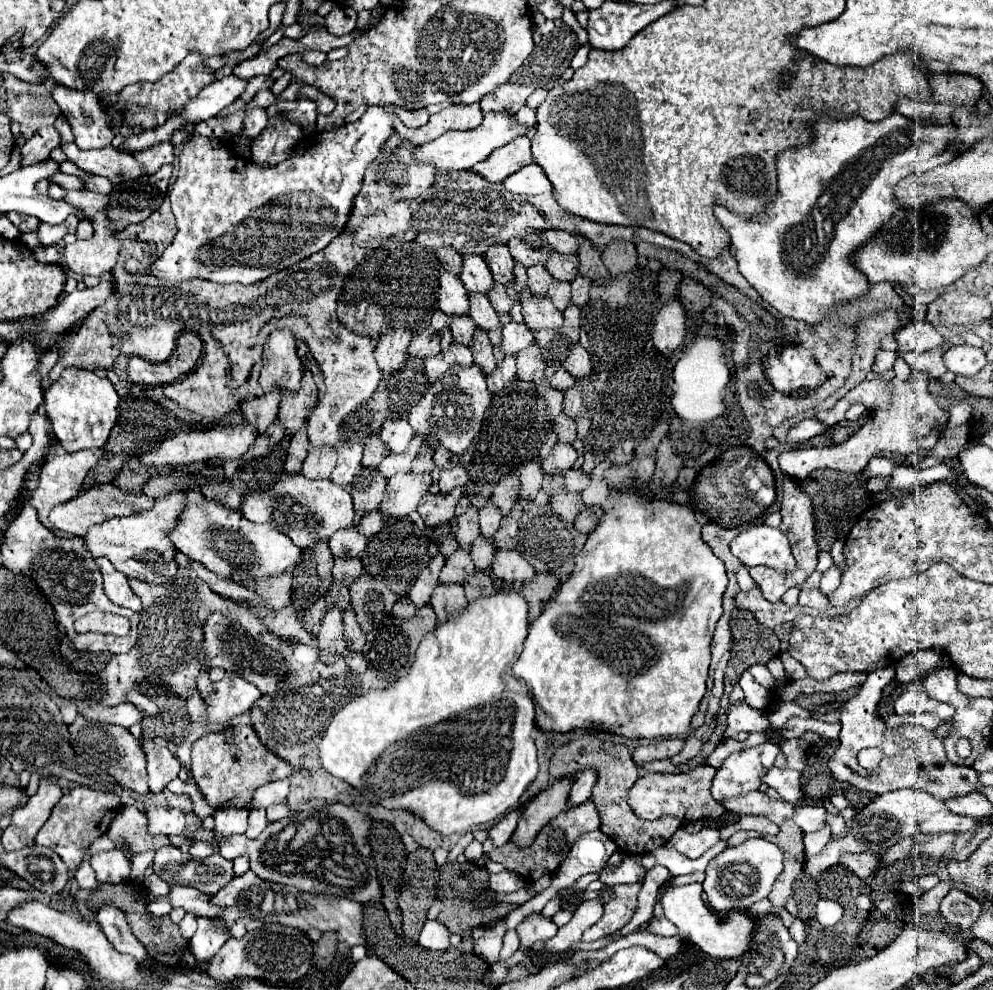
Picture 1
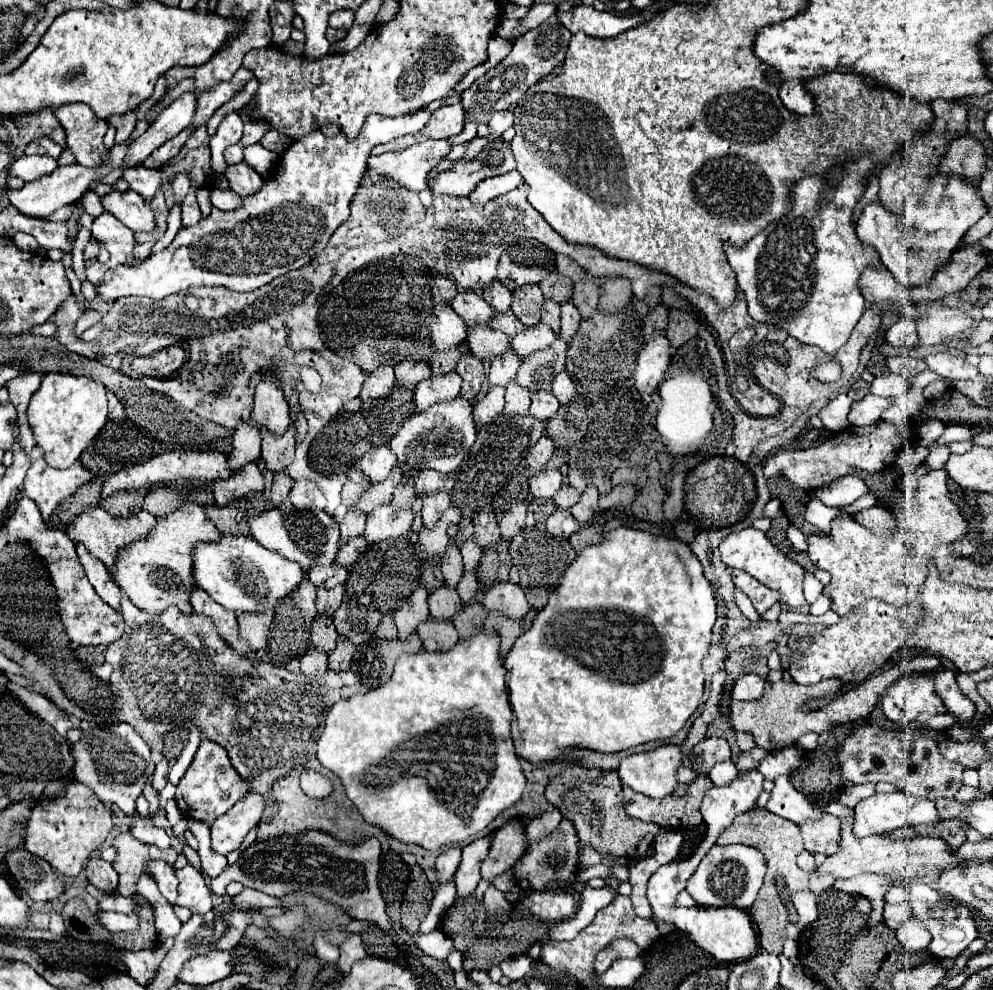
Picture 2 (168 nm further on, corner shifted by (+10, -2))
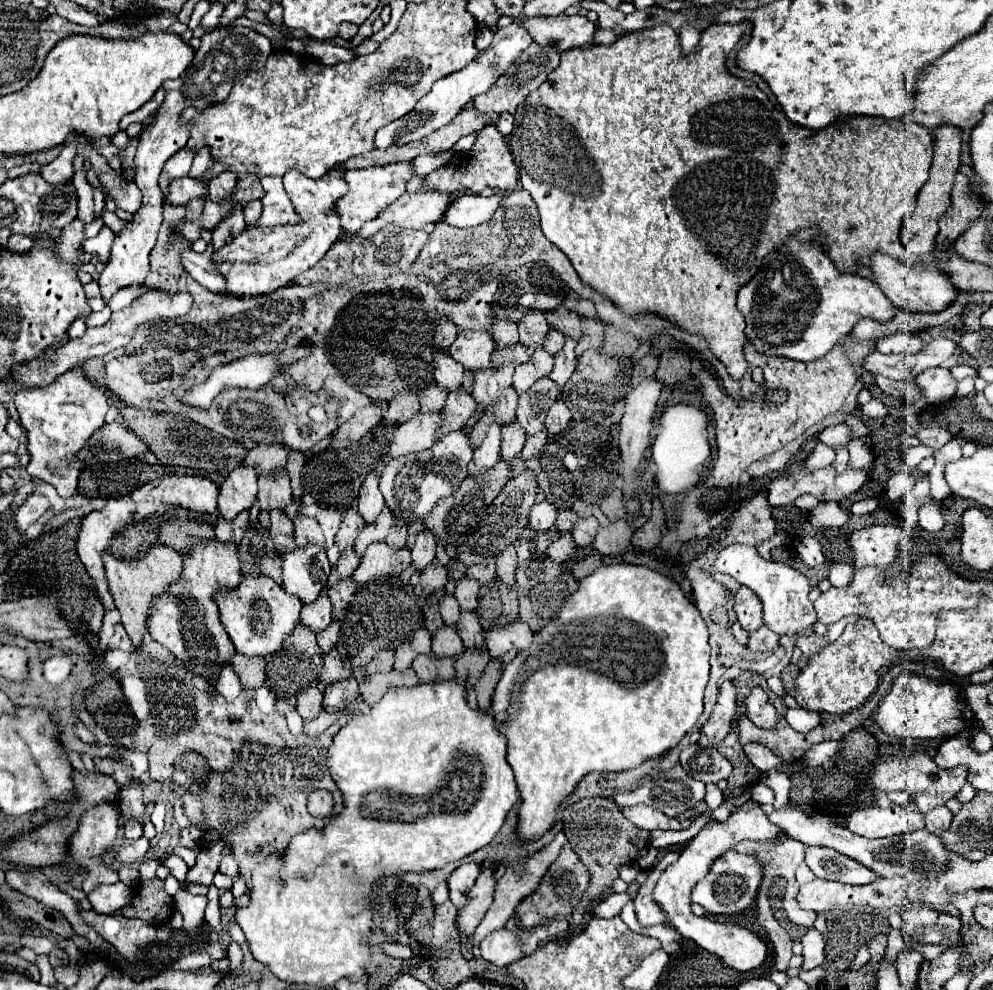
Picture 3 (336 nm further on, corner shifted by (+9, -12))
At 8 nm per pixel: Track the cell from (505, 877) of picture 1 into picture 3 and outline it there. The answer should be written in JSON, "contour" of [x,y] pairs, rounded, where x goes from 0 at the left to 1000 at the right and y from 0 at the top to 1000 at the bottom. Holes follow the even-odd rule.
{"contour":[[[506,937],[506,939],[487,947],[487,952],[483,954],[483,966],[497,976],[510,976],[516,970],[526,968],[528,962],[524,958],[520,943]]]}

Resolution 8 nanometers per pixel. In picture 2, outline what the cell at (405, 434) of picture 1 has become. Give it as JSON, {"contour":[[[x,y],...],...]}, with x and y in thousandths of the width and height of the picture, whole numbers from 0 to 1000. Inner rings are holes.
{"contour":[[[374,451],[370,459],[364,463],[364,475],[374,483],[374,487],[388,485],[392,475],[398,469],[398,459],[394,459],[394,451]]]}

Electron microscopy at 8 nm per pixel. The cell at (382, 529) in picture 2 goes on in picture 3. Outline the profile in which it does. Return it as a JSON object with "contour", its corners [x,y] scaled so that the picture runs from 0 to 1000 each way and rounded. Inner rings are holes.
{"contour":[[[373,549],[363,572],[359,574],[354,586],[359,592],[367,592],[373,588],[383,588],[383,582],[401,582],[413,572],[413,556],[403,554],[397,556],[391,549]]]}

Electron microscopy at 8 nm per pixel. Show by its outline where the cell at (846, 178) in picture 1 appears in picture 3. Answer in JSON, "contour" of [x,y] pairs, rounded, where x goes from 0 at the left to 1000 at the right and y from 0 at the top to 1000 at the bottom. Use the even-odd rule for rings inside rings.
{"contour":[[[824,230],[802,236],[792,248],[775,255],[763,277],[743,295],[743,313],[751,323],[751,339],[761,356],[816,366],[836,356],[868,321],[892,327],[902,311],[886,289],[862,277],[848,277],[822,244]]]}

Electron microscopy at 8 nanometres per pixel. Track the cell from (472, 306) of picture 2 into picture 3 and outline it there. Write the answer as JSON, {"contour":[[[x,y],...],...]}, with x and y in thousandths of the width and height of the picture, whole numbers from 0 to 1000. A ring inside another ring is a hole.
{"contour":[[[463,335],[453,349],[453,360],[475,376],[493,372],[495,356],[497,343],[491,335]]]}

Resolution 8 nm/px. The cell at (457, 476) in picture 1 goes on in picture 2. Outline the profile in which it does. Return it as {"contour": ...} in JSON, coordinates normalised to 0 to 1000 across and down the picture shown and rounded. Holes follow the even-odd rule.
{"contour":[[[448,495],[438,497],[438,499],[430,499],[426,503],[426,517],[424,517],[426,519],[426,531],[434,533],[442,525],[444,517],[448,513],[452,513],[452,509],[454,509],[454,505],[452,505],[452,499]]]}

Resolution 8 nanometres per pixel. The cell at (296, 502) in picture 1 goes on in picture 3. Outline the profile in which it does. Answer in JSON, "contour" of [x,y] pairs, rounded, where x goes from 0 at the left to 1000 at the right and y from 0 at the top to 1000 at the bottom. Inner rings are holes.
{"contour":[[[298,554],[284,562],[286,596],[298,602],[304,610],[314,610],[328,594],[332,568],[326,554]]]}

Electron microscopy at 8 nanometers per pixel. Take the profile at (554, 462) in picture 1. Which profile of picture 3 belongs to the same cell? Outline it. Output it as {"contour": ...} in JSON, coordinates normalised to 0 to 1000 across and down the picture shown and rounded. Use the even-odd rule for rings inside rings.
{"contour":[[[554,507],[538,509],[534,517],[534,533],[538,537],[552,537],[558,533],[560,527],[560,513]]]}

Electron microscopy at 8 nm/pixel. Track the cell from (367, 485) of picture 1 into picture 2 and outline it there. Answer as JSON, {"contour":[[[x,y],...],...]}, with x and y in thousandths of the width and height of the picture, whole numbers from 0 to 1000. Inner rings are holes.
{"contour":[[[360,513],[351,515],[343,527],[343,549],[347,549],[351,543],[366,539],[368,535],[368,519]]]}

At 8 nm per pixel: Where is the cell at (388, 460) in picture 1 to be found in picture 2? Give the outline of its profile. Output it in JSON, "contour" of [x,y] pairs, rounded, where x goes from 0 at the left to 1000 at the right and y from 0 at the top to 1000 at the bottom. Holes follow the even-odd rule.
{"contour":[[[399,470],[393,476],[390,485],[382,487],[382,489],[374,489],[362,503],[360,507],[360,513],[366,517],[366,519],[372,519],[378,511],[382,509],[391,509],[396,502],[396,498],[400,489],[406,482],[404,474]]]}

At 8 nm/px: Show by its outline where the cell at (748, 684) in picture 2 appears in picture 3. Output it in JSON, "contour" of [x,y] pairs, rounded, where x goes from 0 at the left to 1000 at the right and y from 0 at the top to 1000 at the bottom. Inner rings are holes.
{"contour":[[[759,695],[751,705],[751,723],[765,735],[771,735],[771,737],[781,735],[781,727],[783,727],[781,717],[767,695]]]}

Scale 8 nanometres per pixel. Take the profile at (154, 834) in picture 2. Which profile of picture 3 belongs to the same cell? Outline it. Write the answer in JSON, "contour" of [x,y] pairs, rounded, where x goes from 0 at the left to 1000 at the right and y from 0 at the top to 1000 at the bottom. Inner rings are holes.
{"contour":[[[145,844],[141,848],[125,848],[123,853],[115,855],[113,859],[115,859],[115,865],[117,865],[117,869],[121,873],[133,873],[133,871],[137,871],[137,869],[147,865],[149,848]]]}

